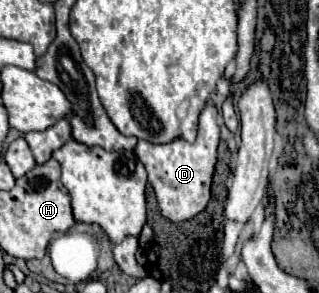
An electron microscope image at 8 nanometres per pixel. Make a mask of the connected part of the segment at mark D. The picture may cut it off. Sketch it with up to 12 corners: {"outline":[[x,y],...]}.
{"outline":[[200,113],[194,143],[134,149],[162,215],[192,219],[210,201],[218,115]]}

